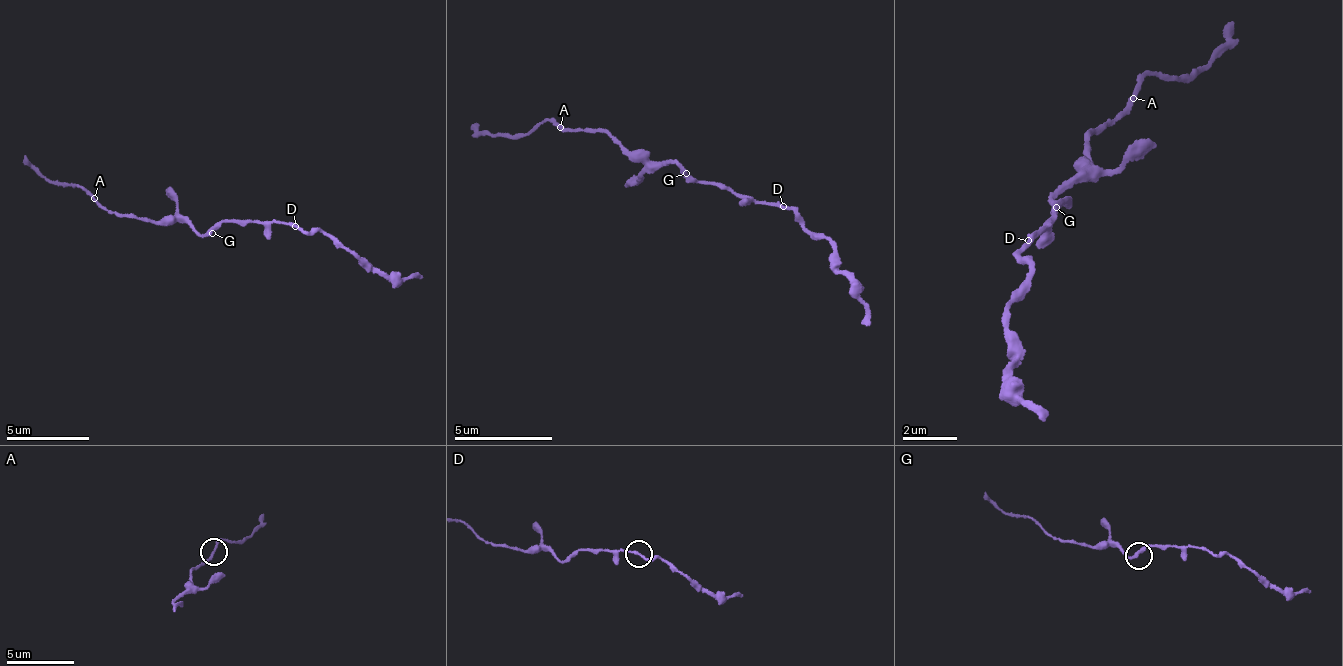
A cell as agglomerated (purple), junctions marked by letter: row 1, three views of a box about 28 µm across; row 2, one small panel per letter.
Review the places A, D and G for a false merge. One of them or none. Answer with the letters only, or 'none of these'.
A

